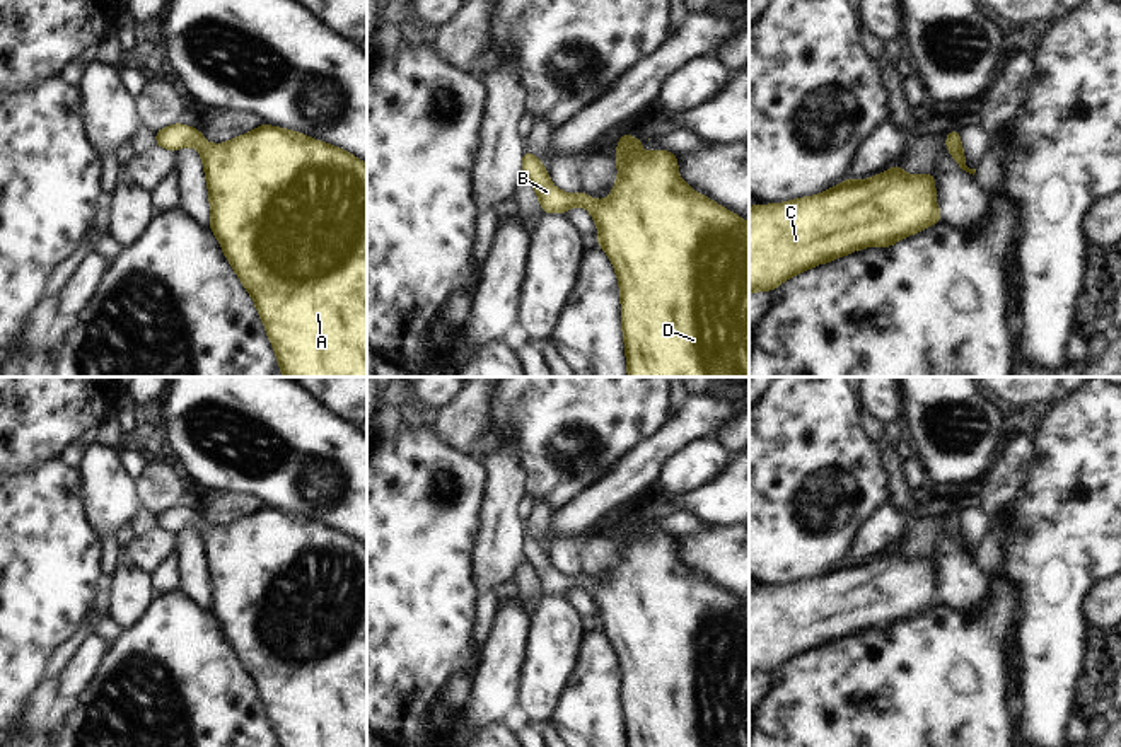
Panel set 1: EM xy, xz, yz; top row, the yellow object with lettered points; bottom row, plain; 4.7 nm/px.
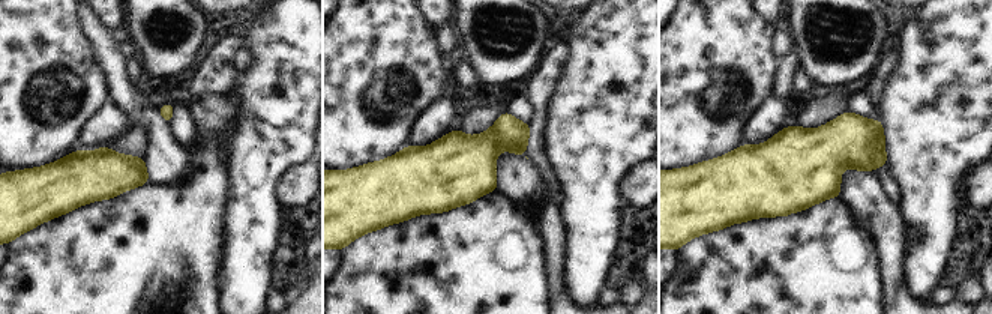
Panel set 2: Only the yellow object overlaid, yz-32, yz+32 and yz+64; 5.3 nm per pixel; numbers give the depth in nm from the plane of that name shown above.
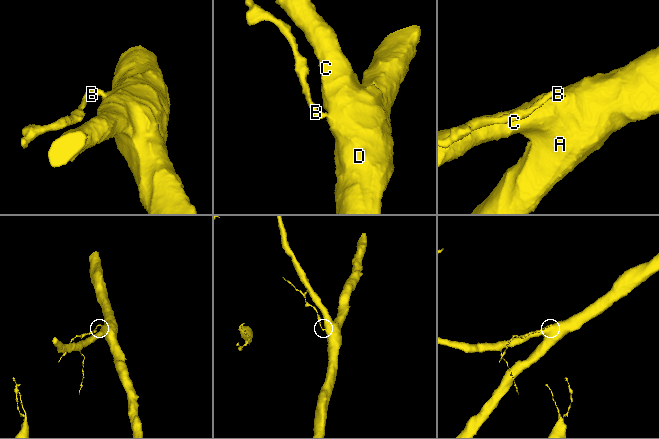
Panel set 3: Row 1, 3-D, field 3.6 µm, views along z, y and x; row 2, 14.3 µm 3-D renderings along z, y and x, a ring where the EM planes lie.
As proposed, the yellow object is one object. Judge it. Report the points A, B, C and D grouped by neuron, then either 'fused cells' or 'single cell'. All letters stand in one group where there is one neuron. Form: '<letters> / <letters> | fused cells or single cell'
A B C D | single cell

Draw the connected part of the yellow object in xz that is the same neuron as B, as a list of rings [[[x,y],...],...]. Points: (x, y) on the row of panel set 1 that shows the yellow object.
[[[628,133],[621,135],[619,145],[614,147],[618,150],[614,159],[619,174],[606,201],[594,200],[582,189],[575,194],[560,191],[551,184],[541,159],[527,150],[522,153],[522,174],[536,189],[544,213],[565,213],[572,206],[585,206],[592,213],[594,223],[599,227],[597,246],[609,256],[621,288],[621,329],[624,333],[628,377],[749,377],[749,223],[706,196],[693,191],[677,174],[677,155],[665,150],[650,150],[642,157],[640,147],[645,142],[647,140],[631,138]]]

